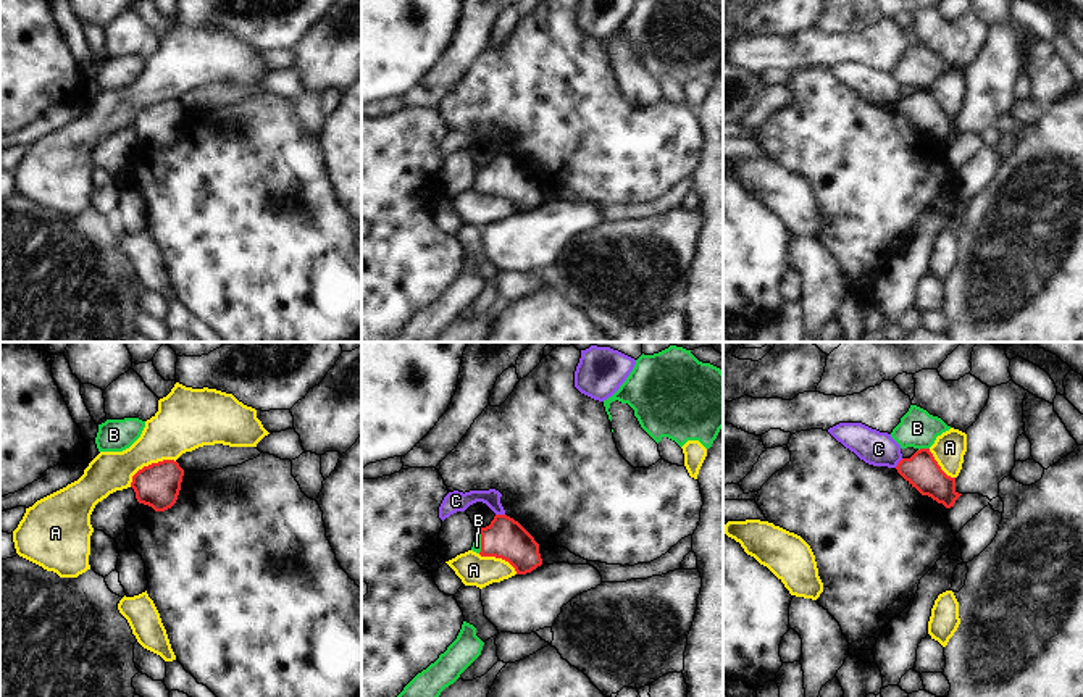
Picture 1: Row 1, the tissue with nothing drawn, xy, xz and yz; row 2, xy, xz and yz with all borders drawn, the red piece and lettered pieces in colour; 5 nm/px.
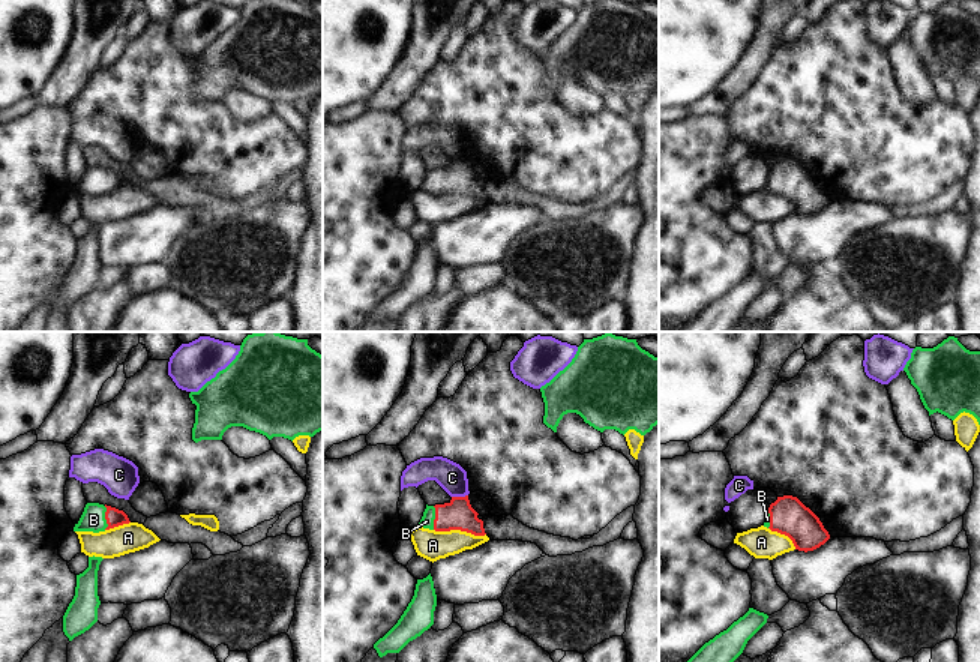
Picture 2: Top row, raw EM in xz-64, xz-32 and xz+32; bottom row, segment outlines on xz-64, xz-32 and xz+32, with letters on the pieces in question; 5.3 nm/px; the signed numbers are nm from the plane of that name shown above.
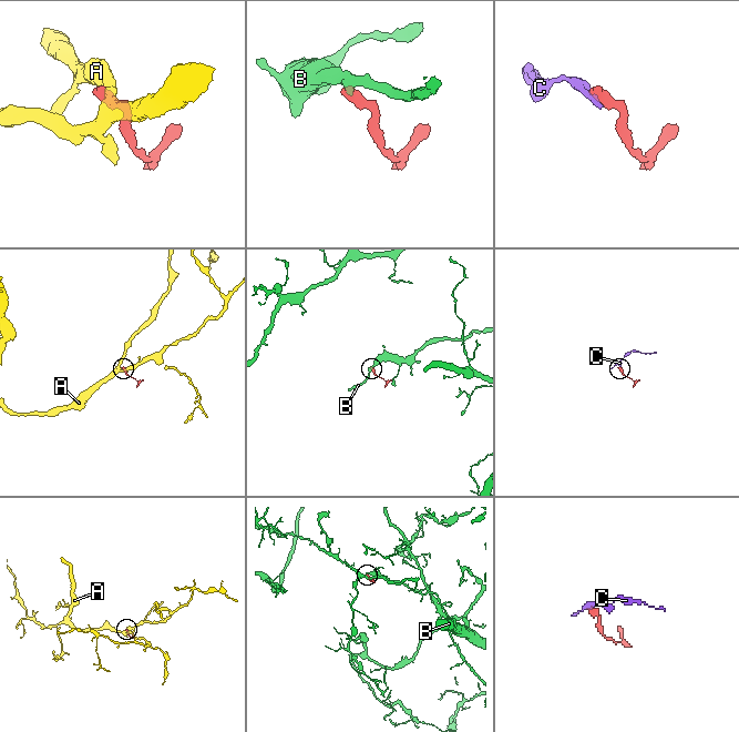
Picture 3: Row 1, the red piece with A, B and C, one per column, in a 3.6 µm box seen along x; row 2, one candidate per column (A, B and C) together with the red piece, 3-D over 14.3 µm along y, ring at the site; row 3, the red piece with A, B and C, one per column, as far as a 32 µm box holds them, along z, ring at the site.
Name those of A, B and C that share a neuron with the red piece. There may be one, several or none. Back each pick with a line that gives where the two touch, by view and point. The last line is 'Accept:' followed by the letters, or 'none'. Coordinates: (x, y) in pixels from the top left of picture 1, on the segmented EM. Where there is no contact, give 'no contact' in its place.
B: yz (924, 449)
Accept: B

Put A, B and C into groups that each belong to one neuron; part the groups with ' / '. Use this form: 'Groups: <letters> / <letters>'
Groups: A / B / C.

